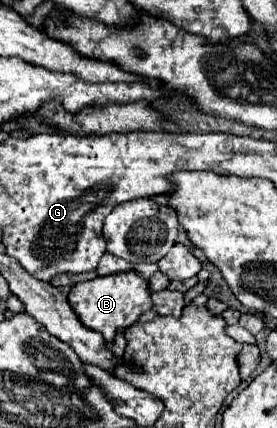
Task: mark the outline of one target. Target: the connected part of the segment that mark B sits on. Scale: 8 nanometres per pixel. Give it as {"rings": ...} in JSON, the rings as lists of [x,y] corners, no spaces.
{"rings":[[[134,271],[118,273],[110,277],[96,277],[92,281],[76,283],[68,293],[68,303],[78,315],[80,323],[92,331],[102,333],[106,343],[110,343],[120,329],[134,325],[144,311],[152,309],[150,291],[146,289],[146,279]]]}

